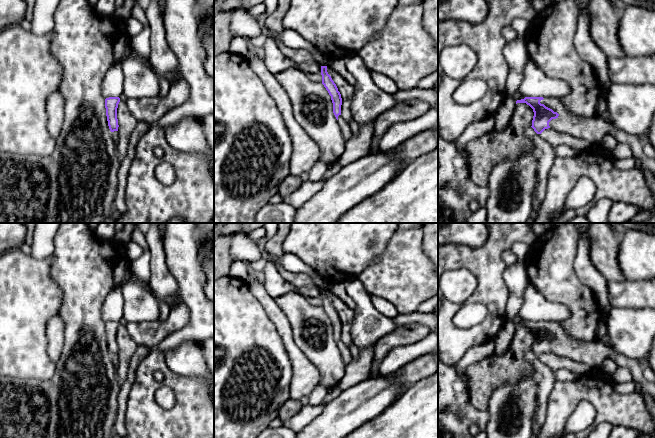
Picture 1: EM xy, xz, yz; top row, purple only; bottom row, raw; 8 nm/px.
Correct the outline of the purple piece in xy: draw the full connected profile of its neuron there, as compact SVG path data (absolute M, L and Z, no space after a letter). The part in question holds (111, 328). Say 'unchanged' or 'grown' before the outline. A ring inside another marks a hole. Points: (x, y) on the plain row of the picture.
unchanged | M109 321L105 323L106 340L111 356L118 355L117 332L119 326L119 321Z

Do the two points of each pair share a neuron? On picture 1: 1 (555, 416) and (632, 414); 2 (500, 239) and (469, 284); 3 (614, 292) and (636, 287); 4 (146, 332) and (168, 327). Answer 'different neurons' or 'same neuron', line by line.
1: same neuron
2: different neurons
3: same neuron
4: same neuron

